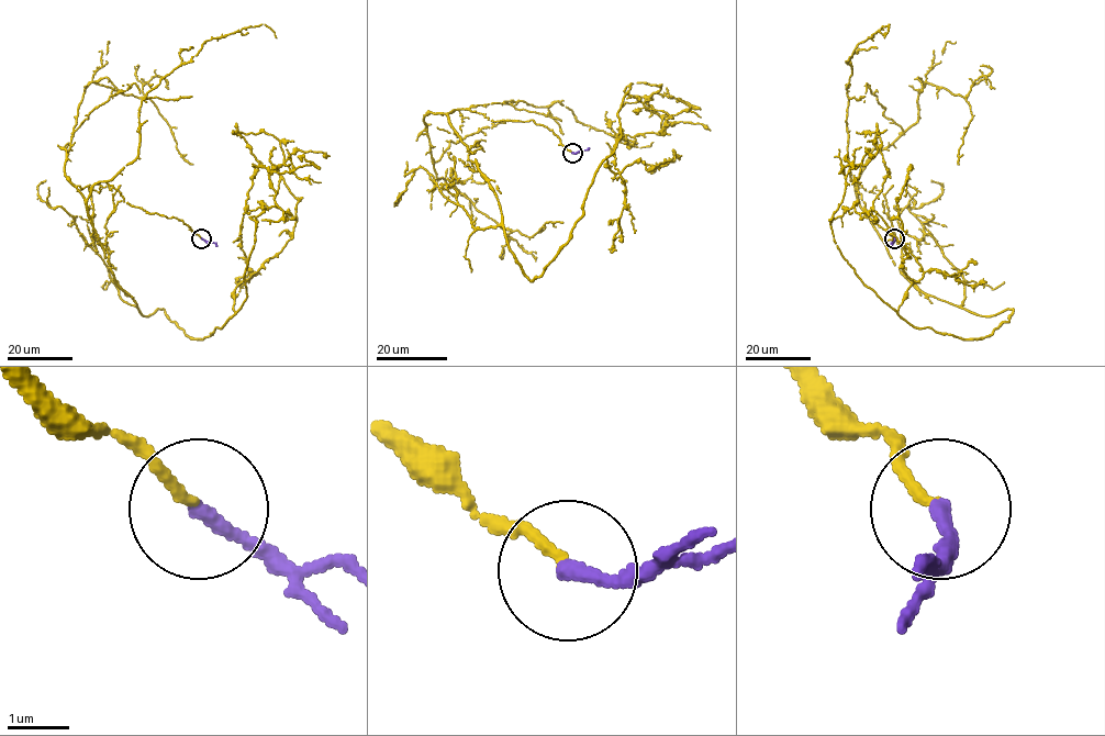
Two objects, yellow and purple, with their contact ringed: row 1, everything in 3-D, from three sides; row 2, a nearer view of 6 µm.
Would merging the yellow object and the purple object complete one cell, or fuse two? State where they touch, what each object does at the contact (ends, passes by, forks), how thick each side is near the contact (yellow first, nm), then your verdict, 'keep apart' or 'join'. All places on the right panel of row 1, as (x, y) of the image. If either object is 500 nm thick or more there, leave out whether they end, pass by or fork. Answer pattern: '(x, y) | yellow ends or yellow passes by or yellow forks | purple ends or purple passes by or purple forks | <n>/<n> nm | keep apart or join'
(894, 238) | yellow ends | purple ends | 160/240 nm | join

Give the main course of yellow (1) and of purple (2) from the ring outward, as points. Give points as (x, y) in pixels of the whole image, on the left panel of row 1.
1: (202, 237), (104, 181), (87, 201), (113, 280), (198, 338), (250, 276), (241, 134), (283, 155), (261, 220)
2: (202, 238), (215, 246)

